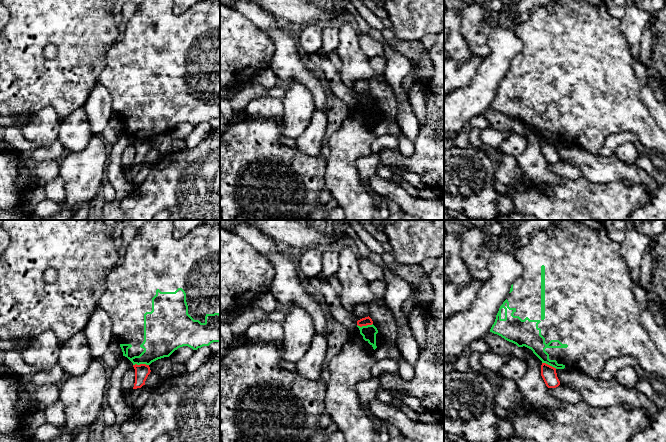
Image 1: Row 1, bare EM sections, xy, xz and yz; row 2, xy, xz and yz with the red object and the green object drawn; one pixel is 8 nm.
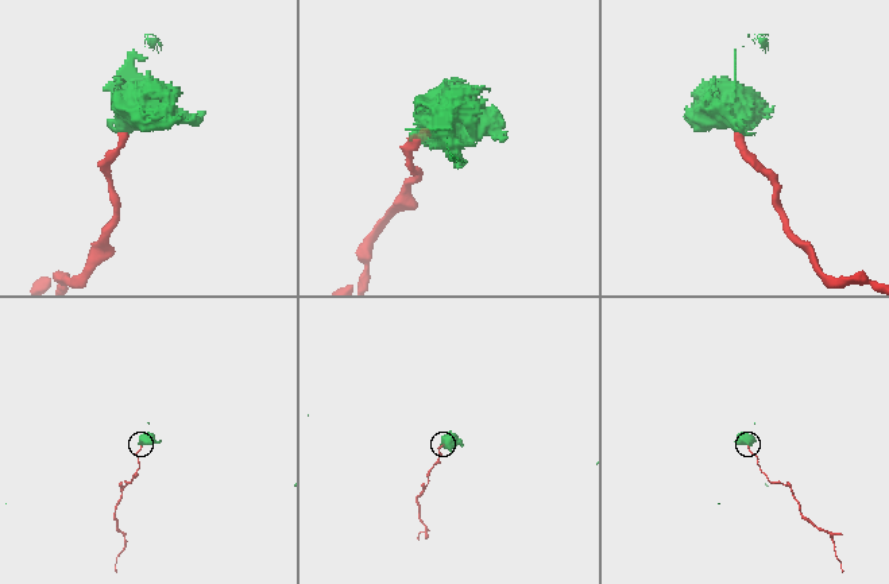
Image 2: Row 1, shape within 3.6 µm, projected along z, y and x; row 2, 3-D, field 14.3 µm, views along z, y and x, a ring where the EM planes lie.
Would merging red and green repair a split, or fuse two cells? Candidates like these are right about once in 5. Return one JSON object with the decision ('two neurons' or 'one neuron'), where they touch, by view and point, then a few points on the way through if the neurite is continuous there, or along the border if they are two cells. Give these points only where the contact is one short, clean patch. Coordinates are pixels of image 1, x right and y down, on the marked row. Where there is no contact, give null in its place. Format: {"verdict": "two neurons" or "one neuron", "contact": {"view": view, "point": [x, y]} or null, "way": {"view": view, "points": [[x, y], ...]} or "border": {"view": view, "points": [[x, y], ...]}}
{"verdict": "two neurons", "contact": {"view": "xy", "point": [140, 364]}, "border": {"view": "xy", "points": [[148, 364], [133, 365]]}}

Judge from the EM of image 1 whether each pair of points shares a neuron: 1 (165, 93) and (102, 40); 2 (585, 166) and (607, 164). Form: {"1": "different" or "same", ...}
{"1": "different", "2": "same"}

